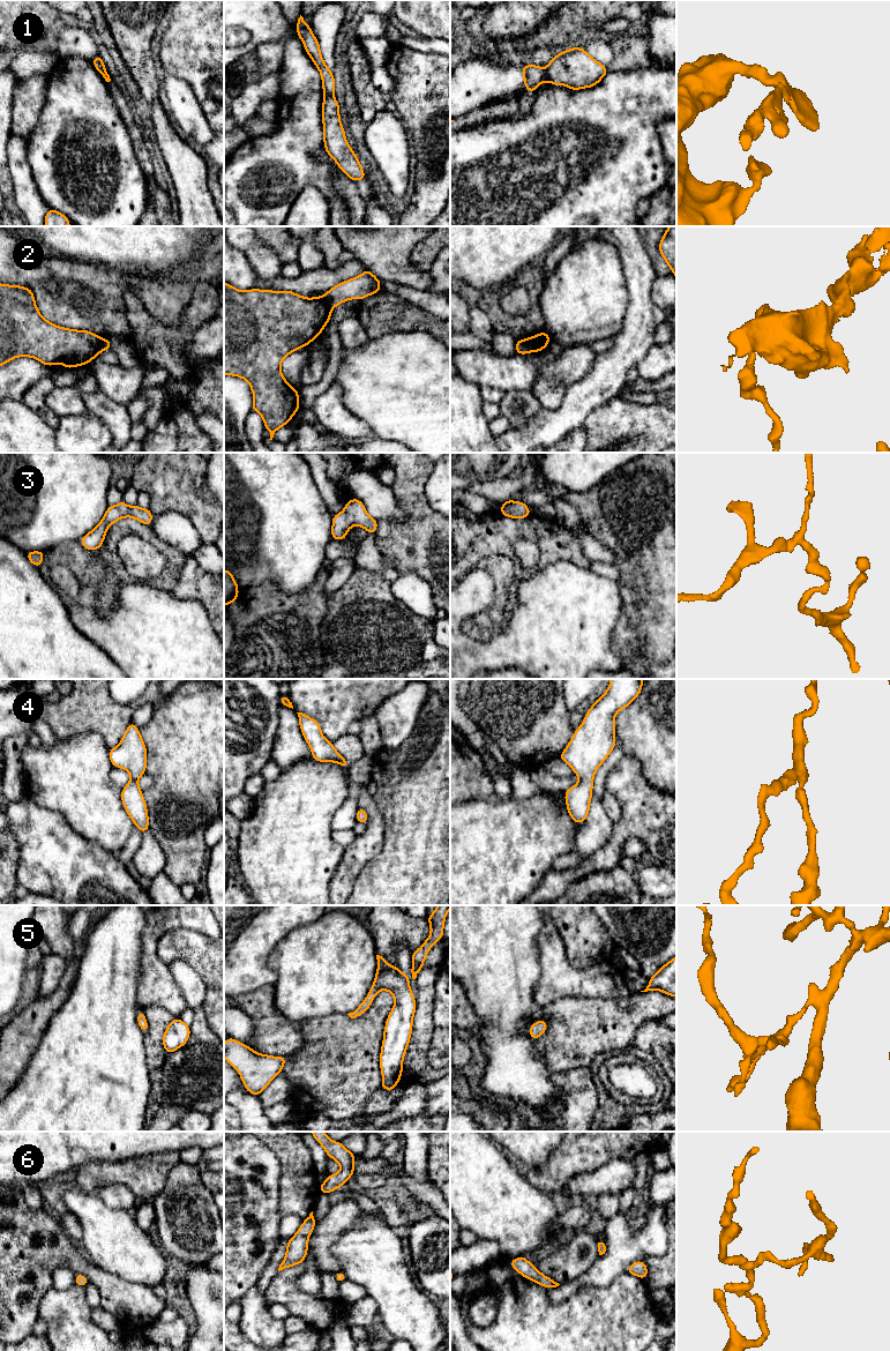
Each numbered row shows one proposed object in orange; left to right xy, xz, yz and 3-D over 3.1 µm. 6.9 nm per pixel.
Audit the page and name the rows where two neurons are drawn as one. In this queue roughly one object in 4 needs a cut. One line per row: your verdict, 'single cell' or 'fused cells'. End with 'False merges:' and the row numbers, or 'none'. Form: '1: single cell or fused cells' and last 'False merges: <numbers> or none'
1: fused cells
2: fused cells
3: single cell
4: single cell
5: single cell
6: single cell
False merges: 1, 2

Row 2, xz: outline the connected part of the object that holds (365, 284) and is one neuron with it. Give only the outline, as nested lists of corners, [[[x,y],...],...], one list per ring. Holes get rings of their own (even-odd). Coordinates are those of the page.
[[[366,269],[361,275],[335,285],[322,296],[322,299],[332,309],[349,299],[361,300],[381,291],[380,282],[372,271]]]

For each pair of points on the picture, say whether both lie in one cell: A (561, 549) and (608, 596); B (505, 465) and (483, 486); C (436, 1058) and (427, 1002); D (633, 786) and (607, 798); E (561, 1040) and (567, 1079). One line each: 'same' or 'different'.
A: different
B: different
C: different
D: different
E: different

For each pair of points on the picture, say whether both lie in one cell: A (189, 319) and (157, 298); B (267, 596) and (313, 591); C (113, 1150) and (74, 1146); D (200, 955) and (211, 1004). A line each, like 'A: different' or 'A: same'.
A: different
B: same
C: same
D: same

